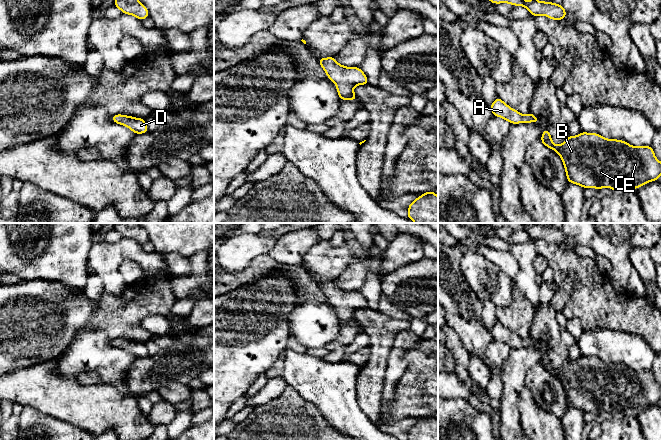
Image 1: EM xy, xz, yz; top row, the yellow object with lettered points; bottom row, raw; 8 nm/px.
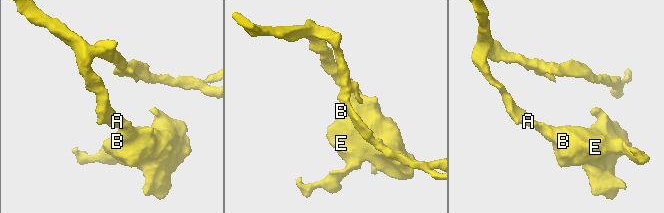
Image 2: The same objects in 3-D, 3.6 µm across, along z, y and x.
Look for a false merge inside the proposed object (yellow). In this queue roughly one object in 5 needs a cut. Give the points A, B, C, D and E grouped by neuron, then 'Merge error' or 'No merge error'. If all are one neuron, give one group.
Groups: A B C D E. No merge error

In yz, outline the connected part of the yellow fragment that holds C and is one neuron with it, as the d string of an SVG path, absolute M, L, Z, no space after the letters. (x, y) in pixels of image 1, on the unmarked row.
M545 353L540 364L546 371L554 374L561 381L569 407L583 412L596 412L598 415L609 411L613 415L637 413L648 406L657 405L661 399L661 386L655 381L652 370L634 371L623 364L606 363L597 357L581 356L577 360L569 360L561 369L555 369L551 363L549 353Z

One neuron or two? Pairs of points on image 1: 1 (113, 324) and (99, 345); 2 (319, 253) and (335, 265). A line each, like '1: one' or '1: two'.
1: two
2: one

